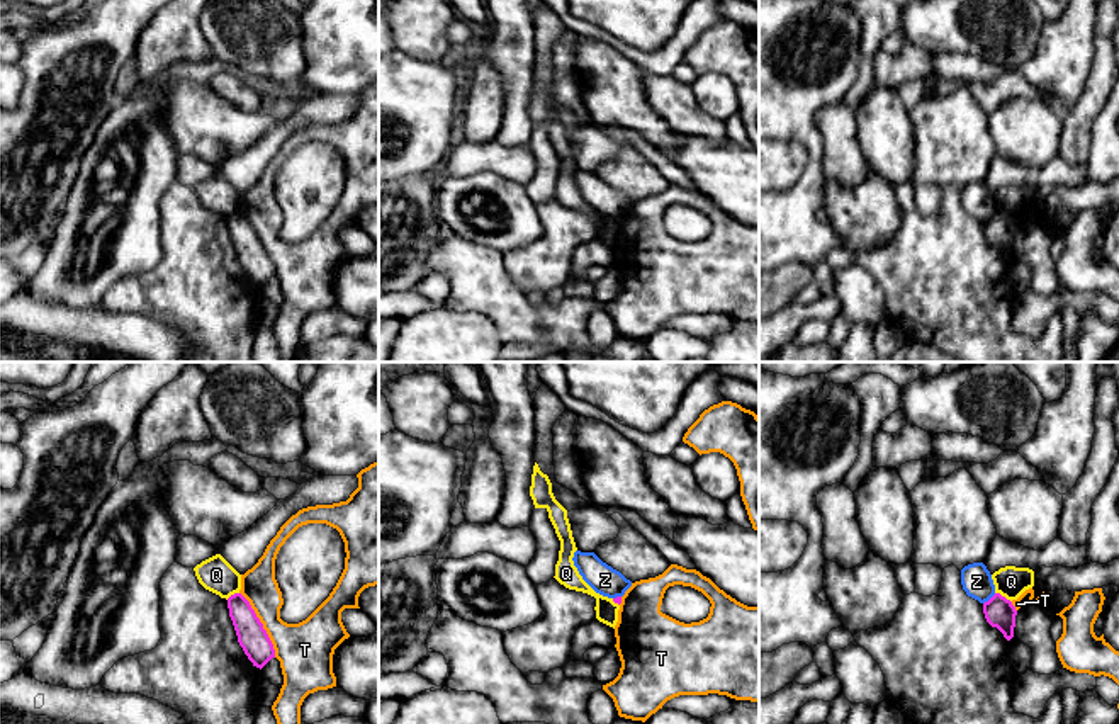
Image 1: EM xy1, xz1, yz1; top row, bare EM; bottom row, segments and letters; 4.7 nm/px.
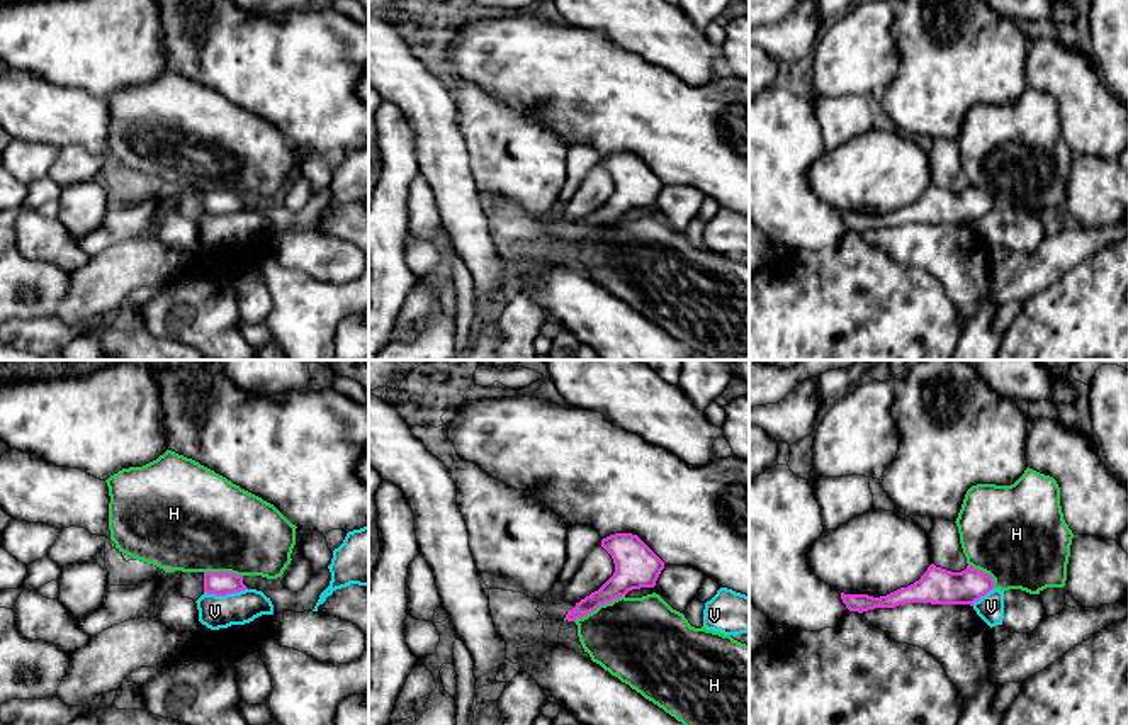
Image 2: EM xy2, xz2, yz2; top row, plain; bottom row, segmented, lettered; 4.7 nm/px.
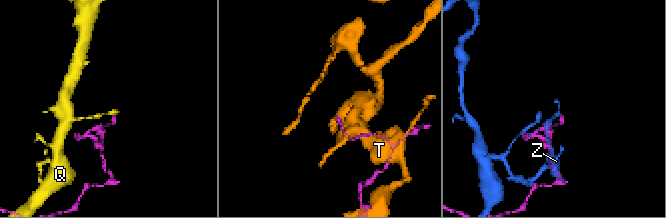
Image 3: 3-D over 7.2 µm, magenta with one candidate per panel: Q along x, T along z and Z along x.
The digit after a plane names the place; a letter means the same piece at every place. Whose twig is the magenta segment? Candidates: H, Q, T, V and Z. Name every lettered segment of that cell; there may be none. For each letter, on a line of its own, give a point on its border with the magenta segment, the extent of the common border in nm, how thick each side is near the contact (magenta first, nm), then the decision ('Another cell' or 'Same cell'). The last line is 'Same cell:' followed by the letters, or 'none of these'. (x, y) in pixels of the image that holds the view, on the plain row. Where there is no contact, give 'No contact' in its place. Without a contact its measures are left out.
H: Touches magenta at xz2 (598, 224). Shared border 280 nm. Thickness 200 nm (magenta) against 400 nm. Another cell
Q: Touches magenta at yz1 (1004, 216). Shared border 90 nm. Thickness 140 nm (magenta) against 150 nm. Another cell
T: Touches magenta at xy1 (262, 243). Shared border 360 nm. Thickness 140 nm (magenta) against 260 nm. Another cell
V: Touches magenta at xy2 (225, 214). Shared border 200 nm. Thickness 110 nm (magenta) against 160 nm. Another cell
Z: Touches magenta at yz1 (990, 218). Shared border 80 nm. Thickness 140 nm (magenta) against 150 nm. Another cell
Same cell: none of these

